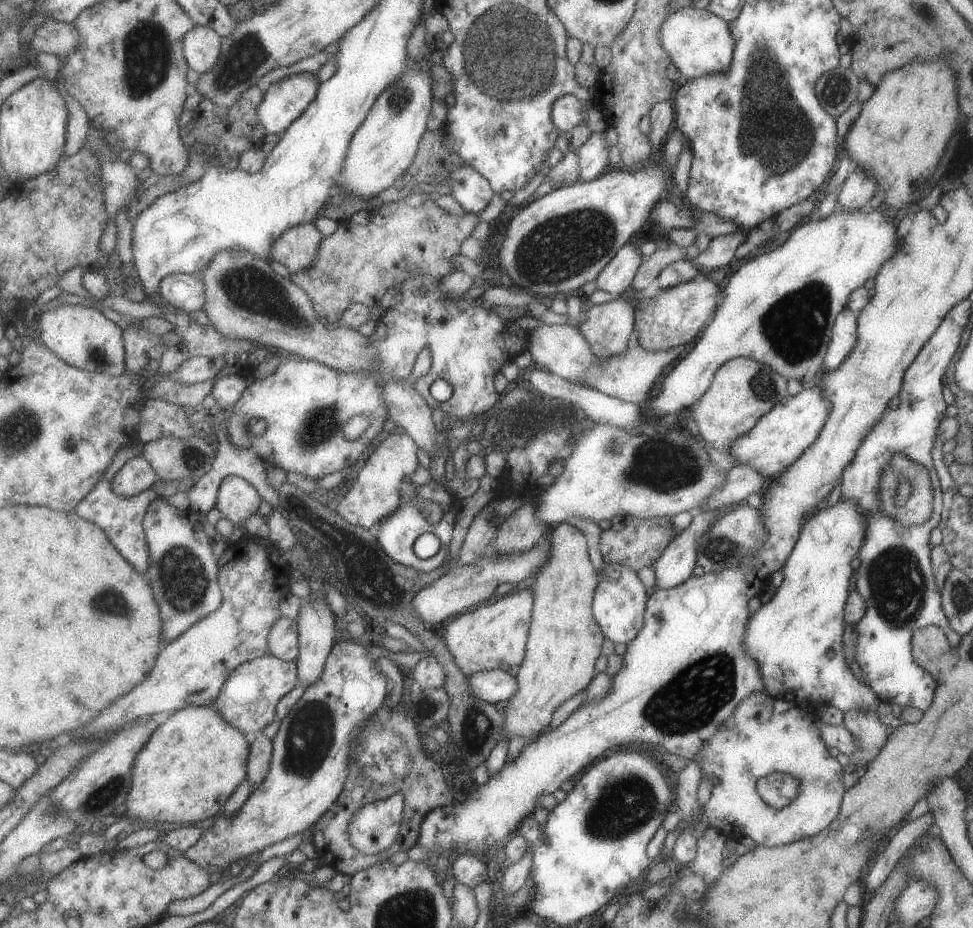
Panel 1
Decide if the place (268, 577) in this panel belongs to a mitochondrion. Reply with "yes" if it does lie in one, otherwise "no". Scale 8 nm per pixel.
no

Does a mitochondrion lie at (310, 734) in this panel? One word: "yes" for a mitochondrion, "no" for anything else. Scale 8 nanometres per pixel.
yes

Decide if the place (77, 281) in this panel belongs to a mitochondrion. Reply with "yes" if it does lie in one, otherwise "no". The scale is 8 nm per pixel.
no

